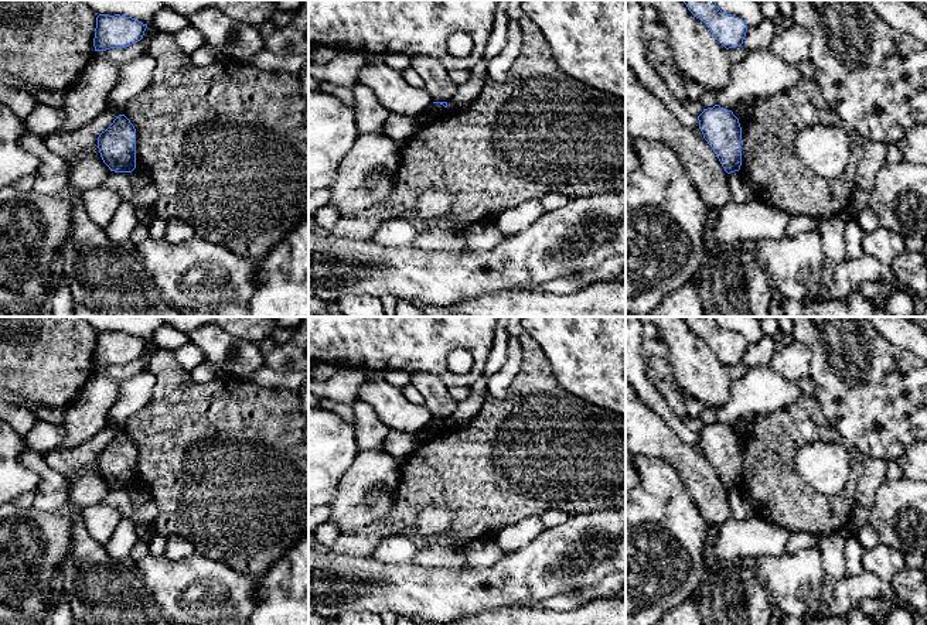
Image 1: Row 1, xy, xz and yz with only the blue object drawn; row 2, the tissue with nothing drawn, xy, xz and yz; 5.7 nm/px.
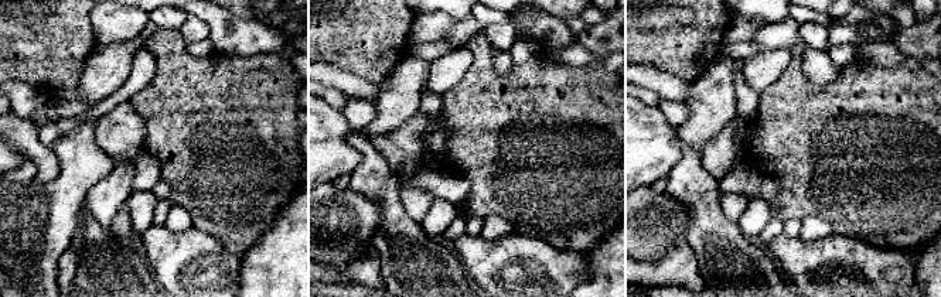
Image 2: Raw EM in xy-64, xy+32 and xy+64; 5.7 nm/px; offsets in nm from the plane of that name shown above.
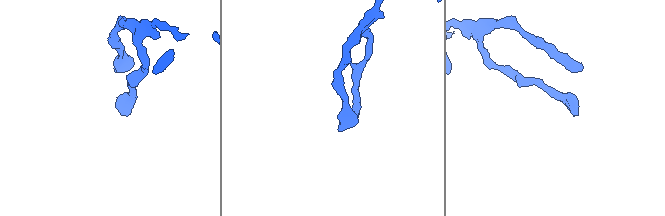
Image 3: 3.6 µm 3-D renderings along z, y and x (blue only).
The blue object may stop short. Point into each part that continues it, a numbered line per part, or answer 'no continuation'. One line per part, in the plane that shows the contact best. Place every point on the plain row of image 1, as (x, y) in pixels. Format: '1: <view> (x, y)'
no continuation

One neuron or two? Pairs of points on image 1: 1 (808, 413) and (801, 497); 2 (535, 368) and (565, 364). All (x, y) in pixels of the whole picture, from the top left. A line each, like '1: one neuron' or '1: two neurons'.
1: one neuron
2: two neurons

